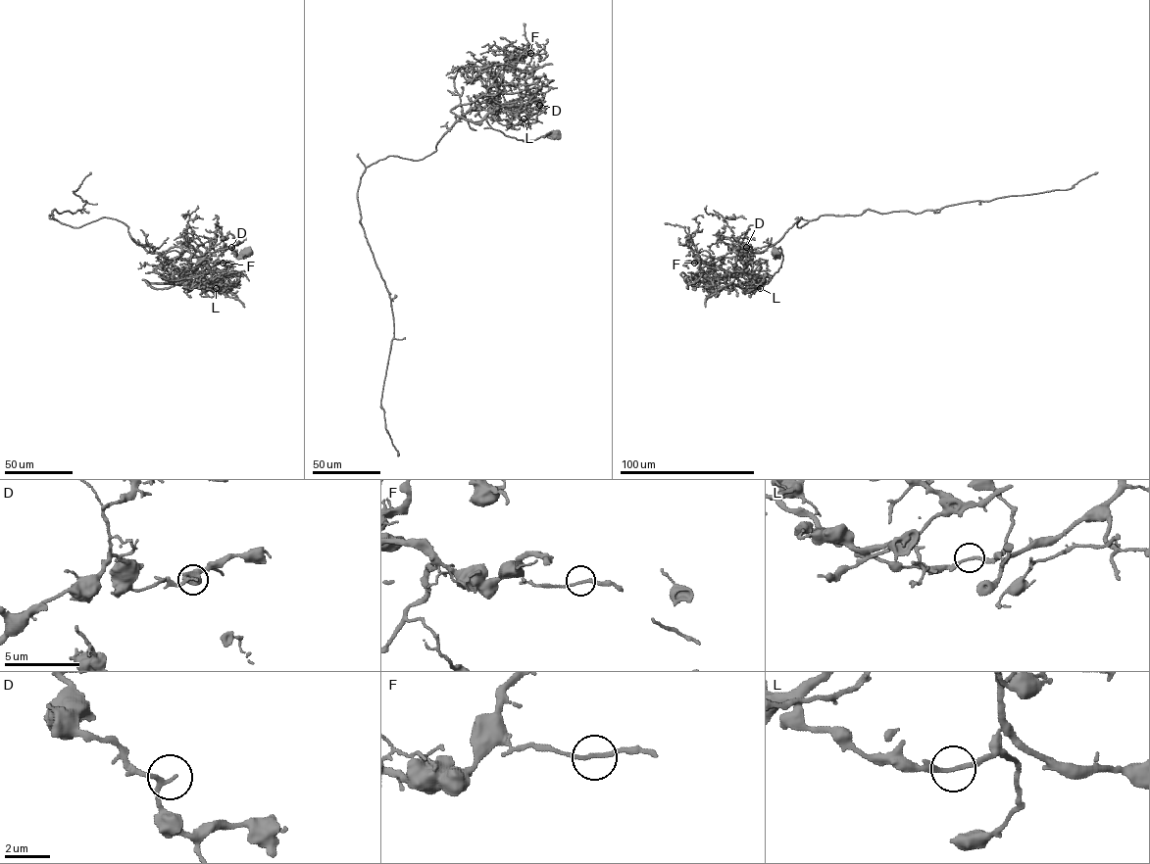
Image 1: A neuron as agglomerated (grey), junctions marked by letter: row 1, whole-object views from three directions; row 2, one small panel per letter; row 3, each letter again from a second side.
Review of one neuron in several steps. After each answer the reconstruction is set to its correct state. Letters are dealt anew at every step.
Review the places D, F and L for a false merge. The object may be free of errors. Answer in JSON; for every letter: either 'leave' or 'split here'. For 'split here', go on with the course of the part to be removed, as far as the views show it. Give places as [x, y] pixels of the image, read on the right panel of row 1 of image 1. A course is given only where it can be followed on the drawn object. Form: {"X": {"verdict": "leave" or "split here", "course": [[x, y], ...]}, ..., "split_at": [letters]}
{"D": {"verdict": "leave"}, "F": {"verdict": "leave"}, "L": {"verdict": "split here", "course": [[761, 288], [745, 263], [801, 217], [922, 213], [1097, 172]]}, "split_at": ["L"]}

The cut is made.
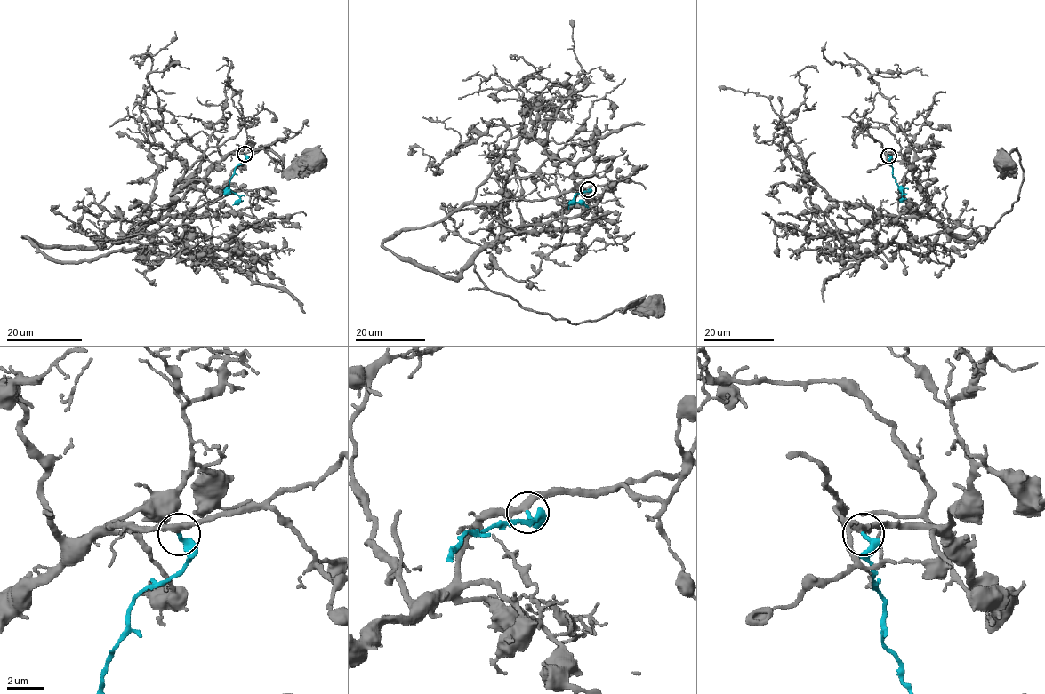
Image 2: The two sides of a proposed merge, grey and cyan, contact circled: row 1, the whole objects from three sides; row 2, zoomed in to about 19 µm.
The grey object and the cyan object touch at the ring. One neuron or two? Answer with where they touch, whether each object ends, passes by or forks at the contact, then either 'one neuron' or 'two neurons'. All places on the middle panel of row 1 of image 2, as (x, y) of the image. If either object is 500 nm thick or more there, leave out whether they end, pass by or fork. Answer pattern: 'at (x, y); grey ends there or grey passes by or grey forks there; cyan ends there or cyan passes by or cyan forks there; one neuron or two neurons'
at (588, 189); grey passes by; cyan ends there; one neuron

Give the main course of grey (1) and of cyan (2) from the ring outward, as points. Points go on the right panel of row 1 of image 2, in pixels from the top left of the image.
1: (888, 155), (960, 237), (1017, 200), (1020, 157), (1005, 160)
2: (888, 155), (892, 175), (902, 188), (902, 203)

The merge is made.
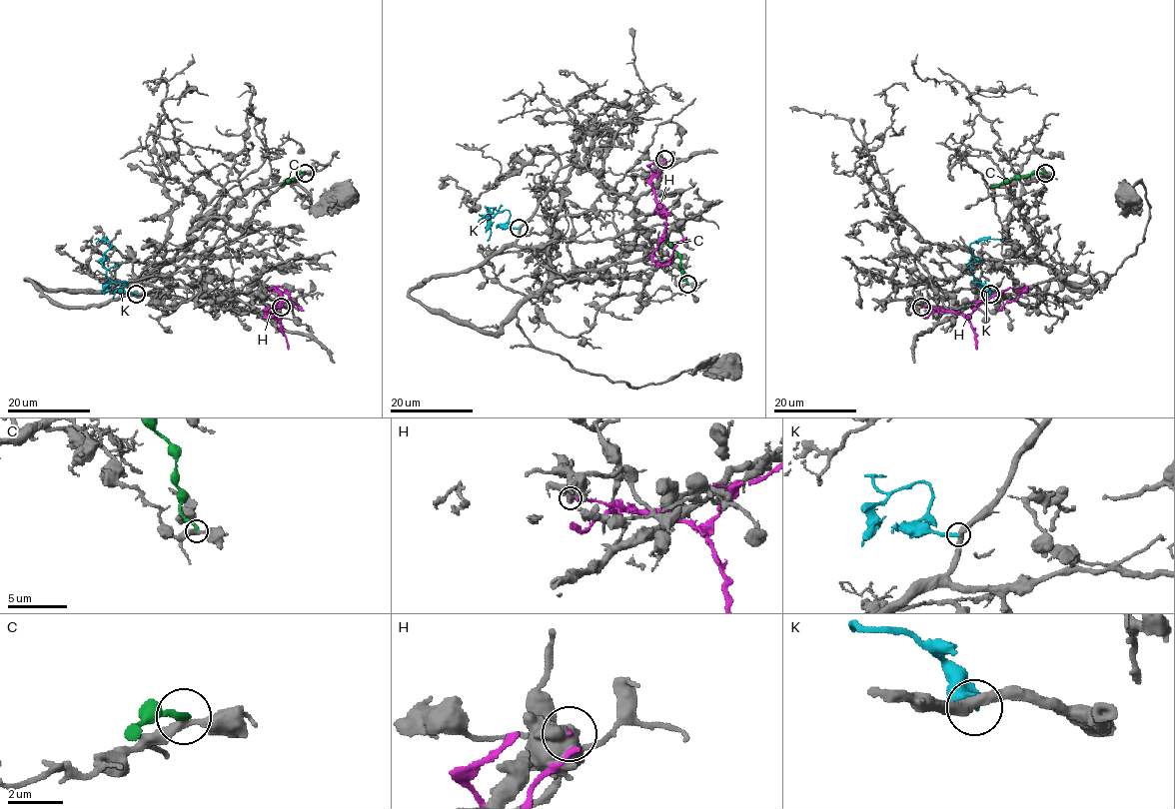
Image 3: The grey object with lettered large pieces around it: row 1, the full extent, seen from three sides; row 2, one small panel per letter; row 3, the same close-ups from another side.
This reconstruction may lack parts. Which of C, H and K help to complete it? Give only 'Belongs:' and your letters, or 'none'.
Belongs: none

